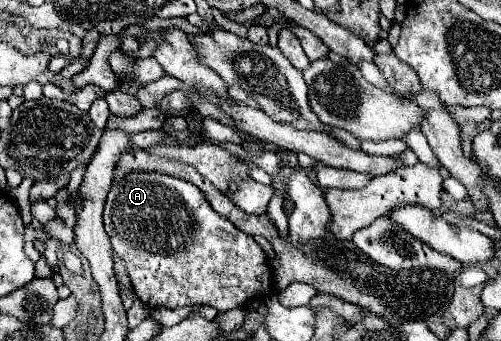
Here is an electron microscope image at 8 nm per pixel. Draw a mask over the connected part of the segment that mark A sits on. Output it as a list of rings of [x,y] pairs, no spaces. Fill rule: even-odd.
[[[131,172],[113,184],[103,220],[113,252],[125,262],[135,294],[149,308],[207,304],[215,310],[231,310],[275,292],[273,268],[261,246],[217,214],[191,182]]]

